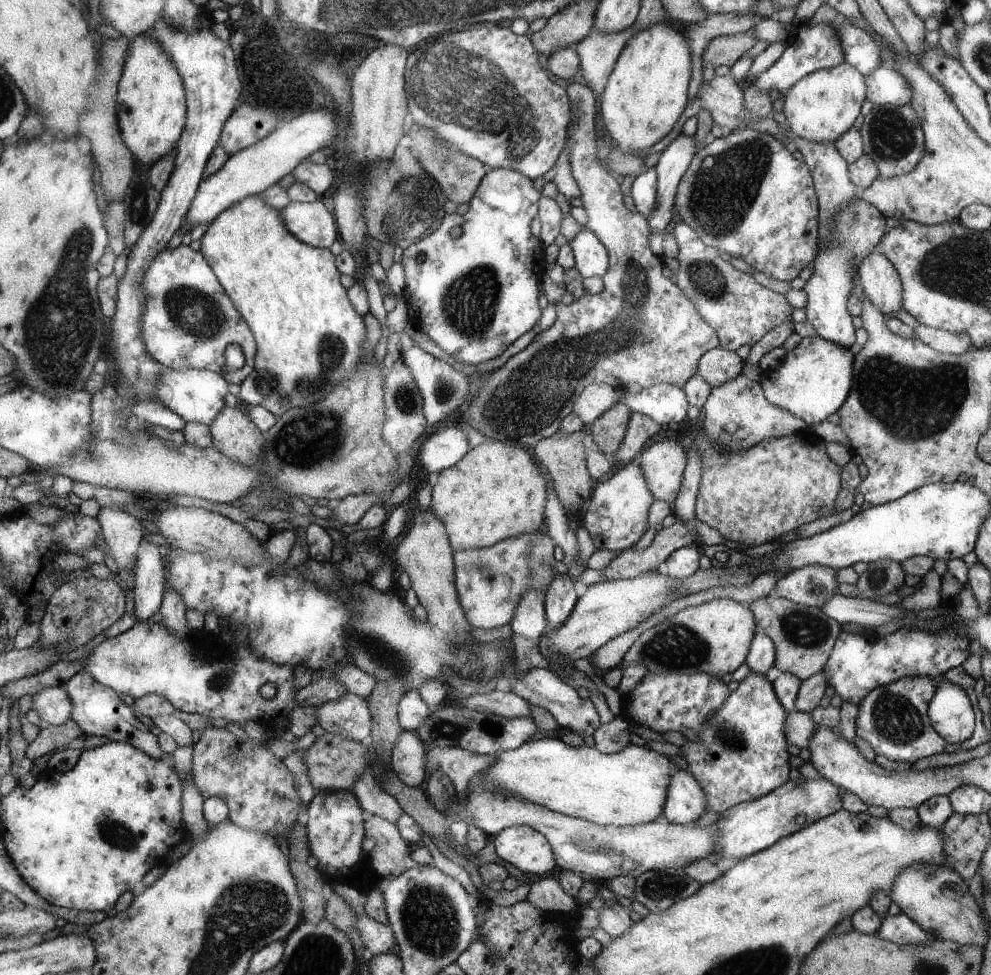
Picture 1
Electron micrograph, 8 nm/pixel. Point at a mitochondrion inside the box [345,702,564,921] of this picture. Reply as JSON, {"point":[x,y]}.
{"point":[447,728]}

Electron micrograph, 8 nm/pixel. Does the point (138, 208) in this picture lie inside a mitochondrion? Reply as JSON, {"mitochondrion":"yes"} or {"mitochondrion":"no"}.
{"mitochondrion":"yes"}

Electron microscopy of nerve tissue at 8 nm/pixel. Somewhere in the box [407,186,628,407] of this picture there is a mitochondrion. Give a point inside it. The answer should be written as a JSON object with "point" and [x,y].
{"point":[469,305]}

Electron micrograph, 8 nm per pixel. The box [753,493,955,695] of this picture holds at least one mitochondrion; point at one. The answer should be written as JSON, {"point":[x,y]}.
{"point":[806,630]}

